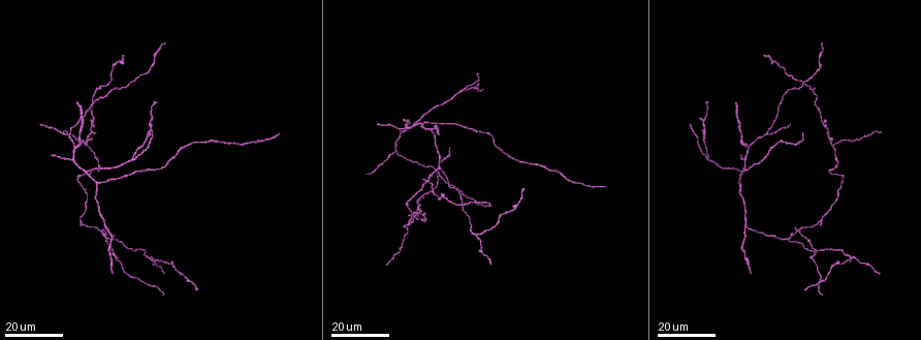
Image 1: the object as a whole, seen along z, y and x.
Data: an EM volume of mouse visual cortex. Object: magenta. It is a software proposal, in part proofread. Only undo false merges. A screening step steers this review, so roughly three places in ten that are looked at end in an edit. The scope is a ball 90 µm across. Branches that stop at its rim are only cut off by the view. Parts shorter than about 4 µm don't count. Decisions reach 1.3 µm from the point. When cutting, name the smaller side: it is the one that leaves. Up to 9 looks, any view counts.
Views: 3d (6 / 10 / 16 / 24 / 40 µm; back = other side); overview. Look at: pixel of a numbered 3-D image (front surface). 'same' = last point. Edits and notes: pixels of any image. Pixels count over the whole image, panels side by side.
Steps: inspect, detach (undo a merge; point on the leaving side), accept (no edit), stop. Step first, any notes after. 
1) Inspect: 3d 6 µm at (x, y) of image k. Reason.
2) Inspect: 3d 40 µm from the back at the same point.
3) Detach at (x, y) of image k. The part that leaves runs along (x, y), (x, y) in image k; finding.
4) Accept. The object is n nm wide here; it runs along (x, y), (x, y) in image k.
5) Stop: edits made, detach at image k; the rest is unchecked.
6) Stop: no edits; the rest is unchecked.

Inspect: 3d 16 µm at (150, 258) of image 1. Two arms in line, one across.

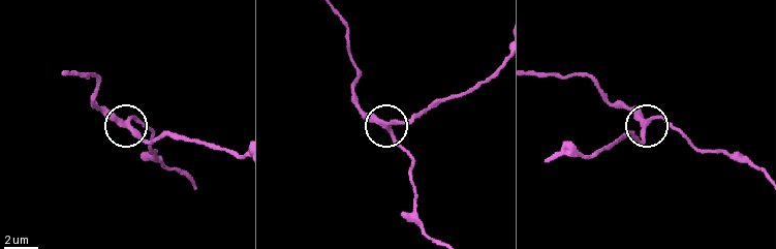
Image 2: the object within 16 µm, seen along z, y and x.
Inspect: 3d 6 µm at (644, 126) of image 2.

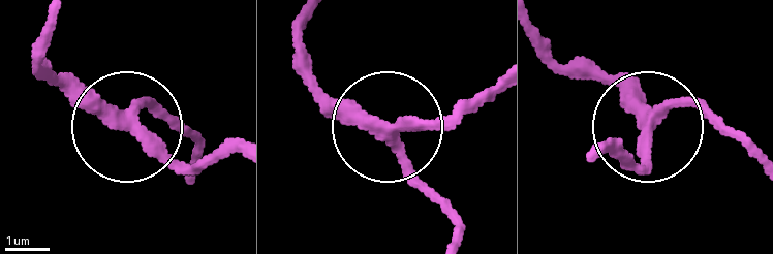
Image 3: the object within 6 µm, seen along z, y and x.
Inspect: 3d 6 µm from the back at (135, 126) of image 3.

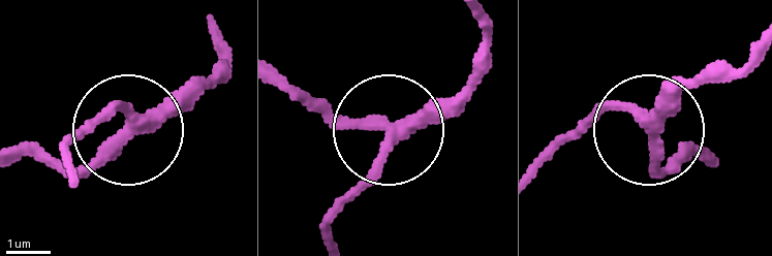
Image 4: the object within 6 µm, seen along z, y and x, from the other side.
Accept. The object is 270 nm wide here; one neuron here.

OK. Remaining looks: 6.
Inspect: 3d 16 µm at (85, 143) of image 1. Looks like a crossing.

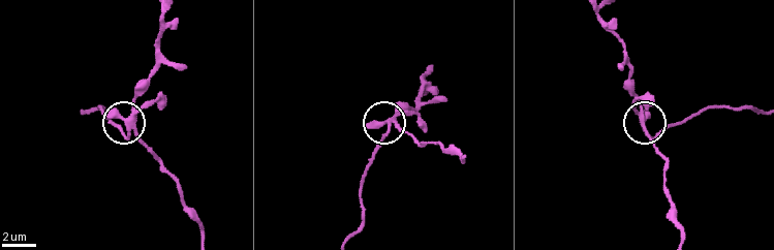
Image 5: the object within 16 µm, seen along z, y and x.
Inspect: 3d 10 µm at (390, 125) of image 5.

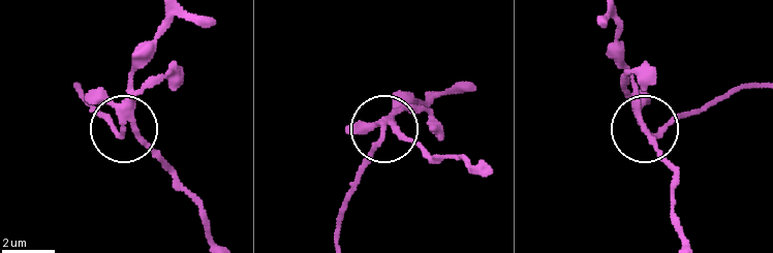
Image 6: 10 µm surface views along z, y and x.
Detach at (89, 100) of image 6. 4 arms meet here; the part that leaves runs along (388, 118), (334, 238) in image 6; two neurons meet here.

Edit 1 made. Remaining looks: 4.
Inspect: overview.

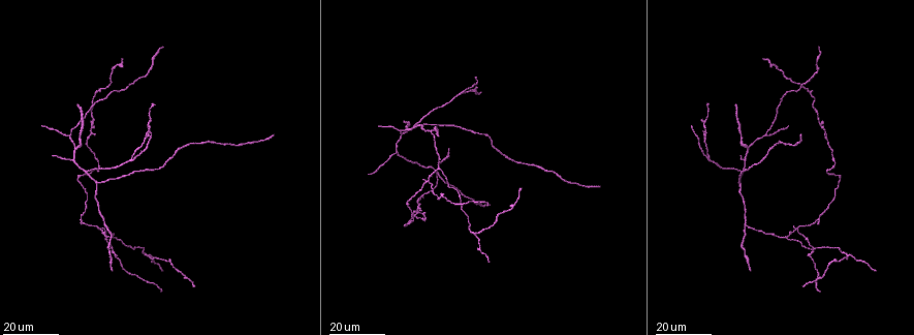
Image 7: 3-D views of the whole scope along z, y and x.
Inspect: 3d 16 µm at (431, 132) of image 7. Three-way junction.

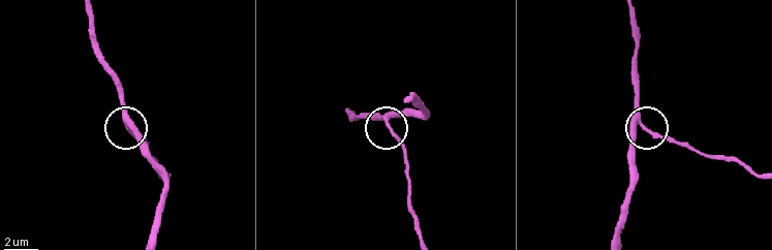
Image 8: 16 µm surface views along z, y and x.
Inspect: 3d 6 µm at (389, 114) of image 8.

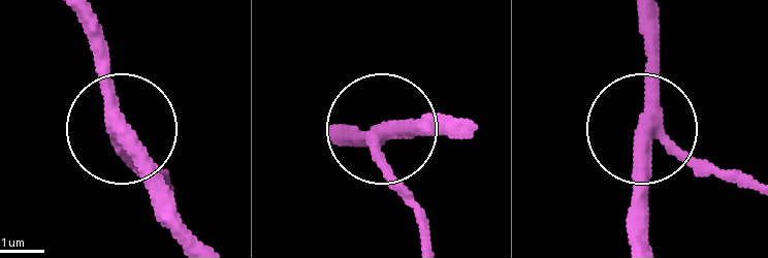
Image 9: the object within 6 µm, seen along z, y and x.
Inspect: 3d 6 µm from the back at (646, 127) of image 9. From behind.

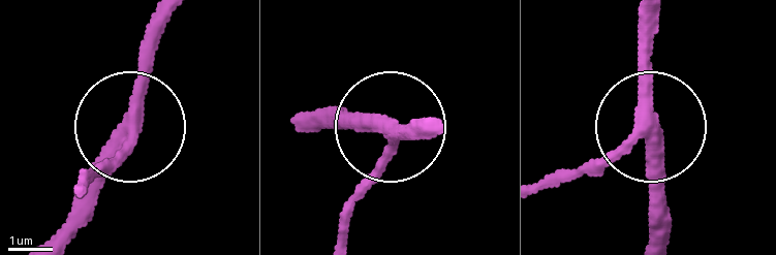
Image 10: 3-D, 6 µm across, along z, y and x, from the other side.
Accept. The side arm is 19 µm long; it runs along (85, 193), (132, 130), (99, 189), (55, 233) in image 10; all the same neuron.

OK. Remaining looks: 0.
Stop: edits made, detach at image 6; the rest is unchecked.

